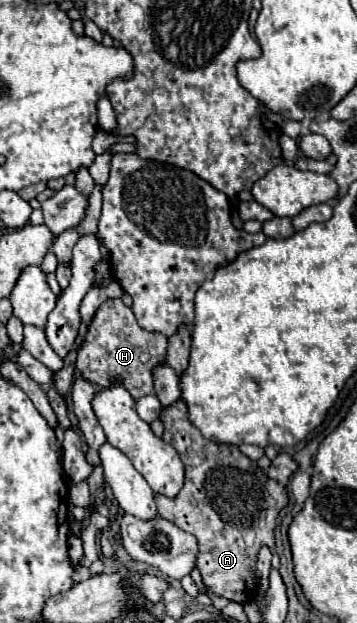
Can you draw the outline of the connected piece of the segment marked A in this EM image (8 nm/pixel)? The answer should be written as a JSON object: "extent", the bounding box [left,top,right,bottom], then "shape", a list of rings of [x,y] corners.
{"extent":[156,399,288,603],"shape":[[[178,399],[174,405],[166,407],[160,415],[164,423],[164,435],[162,439],[180,453],[184,465],[186,465],[186,483],[176,499],[168,499],[164,495],[156,495],[158,513],[168,519],[170,523],[178,525],[182,531],[192,533],[198,539],[200,553],[198,553],[198,571],[202,573],[204,585],[220,597],[226,597],[228,601],[236,603],[248,603],[256,593],[256,559],[258,551],[262,547],[274,549],[274,527],[278,513],[288,505],[288,491],[278,481],[270,479],[254,461],[246,459],[246,455],[240,453],[236,445],[224,445],[216,443],[212,439],[206,439],[192,423],[186,411],[186,401]]]}

